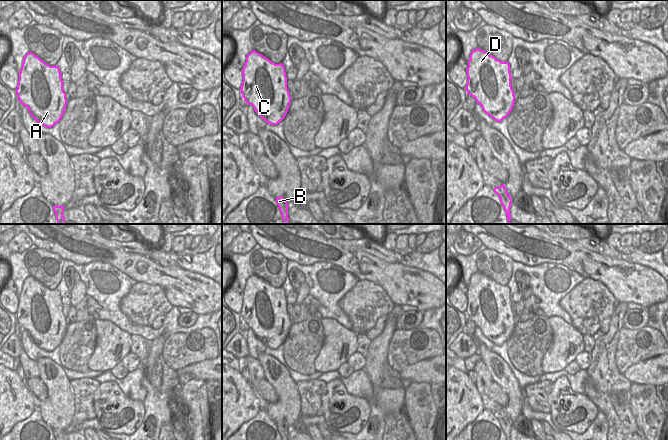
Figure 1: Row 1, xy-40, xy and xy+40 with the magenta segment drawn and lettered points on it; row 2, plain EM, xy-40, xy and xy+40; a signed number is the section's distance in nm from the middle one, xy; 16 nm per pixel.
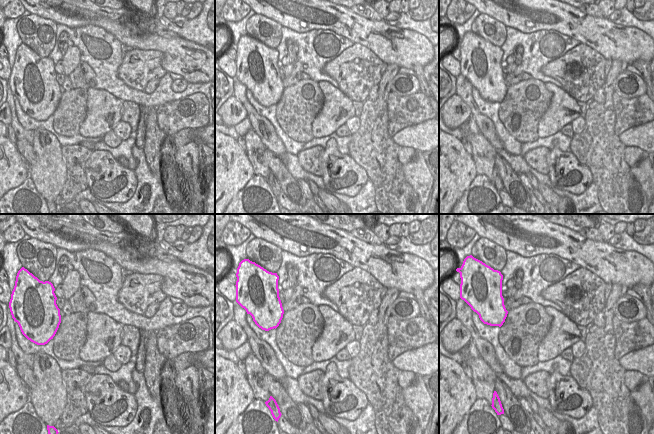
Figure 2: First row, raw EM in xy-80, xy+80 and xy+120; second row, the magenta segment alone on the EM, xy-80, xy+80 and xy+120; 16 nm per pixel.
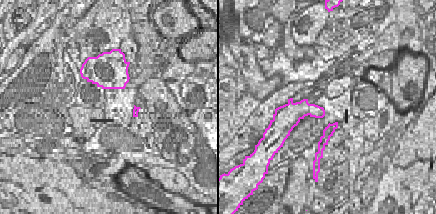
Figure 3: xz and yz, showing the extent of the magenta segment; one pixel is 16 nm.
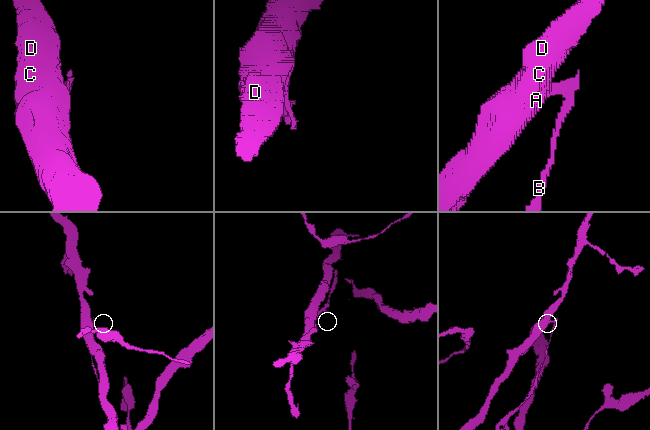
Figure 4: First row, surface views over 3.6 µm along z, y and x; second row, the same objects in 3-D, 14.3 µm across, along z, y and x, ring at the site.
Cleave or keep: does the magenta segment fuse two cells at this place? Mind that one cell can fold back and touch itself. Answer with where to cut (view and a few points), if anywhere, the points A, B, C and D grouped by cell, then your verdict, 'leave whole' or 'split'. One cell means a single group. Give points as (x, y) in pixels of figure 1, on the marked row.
cut in xy+40 along (511, 86), (504, 96), (507, 108); A C D / B; split

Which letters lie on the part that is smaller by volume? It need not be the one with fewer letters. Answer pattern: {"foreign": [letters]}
{"foreign": ["B"]}

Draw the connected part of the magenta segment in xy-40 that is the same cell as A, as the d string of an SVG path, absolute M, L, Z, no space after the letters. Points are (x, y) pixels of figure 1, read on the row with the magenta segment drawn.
M34 53L24 56L16 94L31 116L47 128L58 123L66 109L60 68L50 66Z

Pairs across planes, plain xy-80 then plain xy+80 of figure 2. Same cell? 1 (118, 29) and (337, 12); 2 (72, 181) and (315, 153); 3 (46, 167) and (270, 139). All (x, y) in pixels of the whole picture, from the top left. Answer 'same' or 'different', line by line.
1: same
2: same
3: same

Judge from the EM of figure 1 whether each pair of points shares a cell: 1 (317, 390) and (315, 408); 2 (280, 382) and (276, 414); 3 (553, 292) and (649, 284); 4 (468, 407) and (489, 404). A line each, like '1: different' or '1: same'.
1: same
2: same
3: different
4: different

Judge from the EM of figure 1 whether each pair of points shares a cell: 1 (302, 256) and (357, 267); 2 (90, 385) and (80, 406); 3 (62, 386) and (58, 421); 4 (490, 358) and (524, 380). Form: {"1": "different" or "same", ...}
{"1": "same", "2": "same", "3": "same", "4": "different"}

